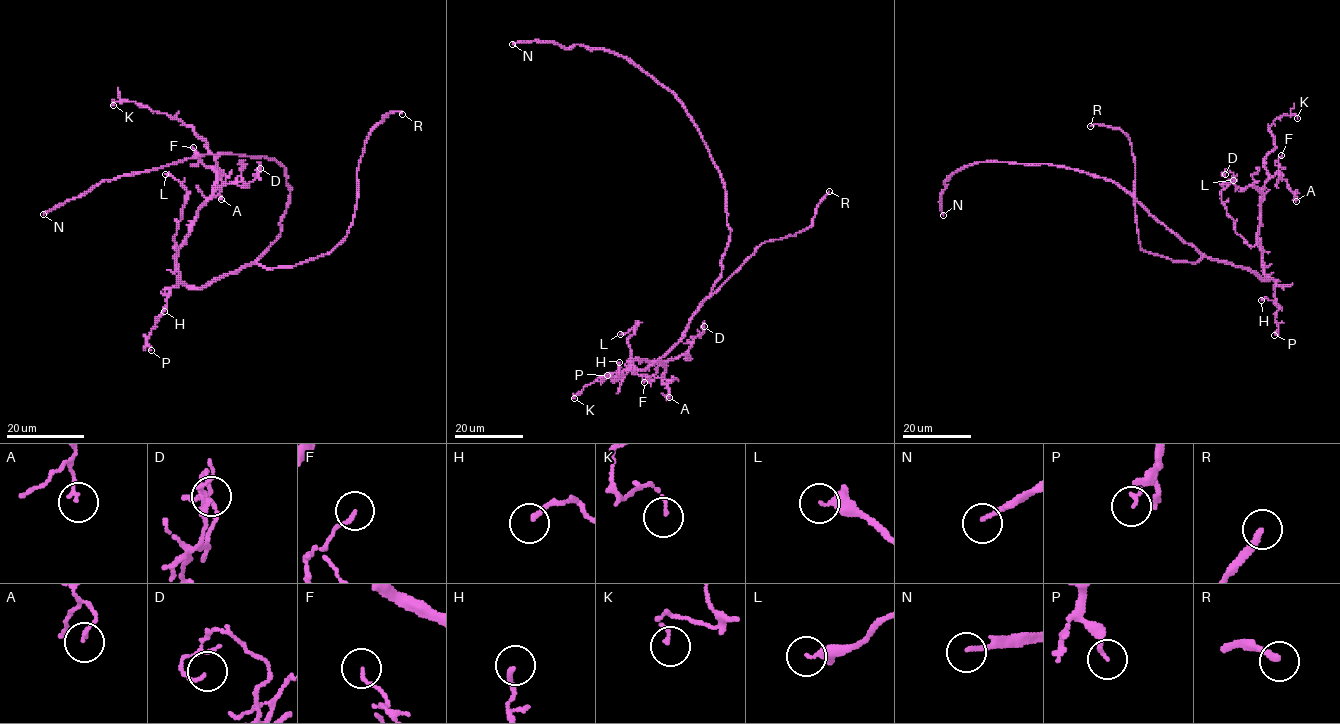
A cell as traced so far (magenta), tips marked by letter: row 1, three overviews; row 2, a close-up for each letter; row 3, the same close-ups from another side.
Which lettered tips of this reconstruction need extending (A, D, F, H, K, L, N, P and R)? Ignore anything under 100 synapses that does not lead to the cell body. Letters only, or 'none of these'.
N, R

